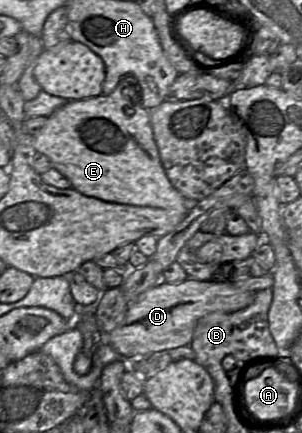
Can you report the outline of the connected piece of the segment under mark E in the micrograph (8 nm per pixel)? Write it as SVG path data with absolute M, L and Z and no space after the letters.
M125 77L109 95L99 95L98 97L91 97L83 100L68 101L47 118L48 120L45 126L37 135L32 137L33 148L37 152L45 154L51 161L52 167L55 167L56 170L64 175L71 182L72 188L76 191L85 196L110 203L160 209L187 208L187 210L189 210L189 204L192 202L188 202L184 196L172 186L162 166L153 135L149 111L141 104L140 91L133 78Z

